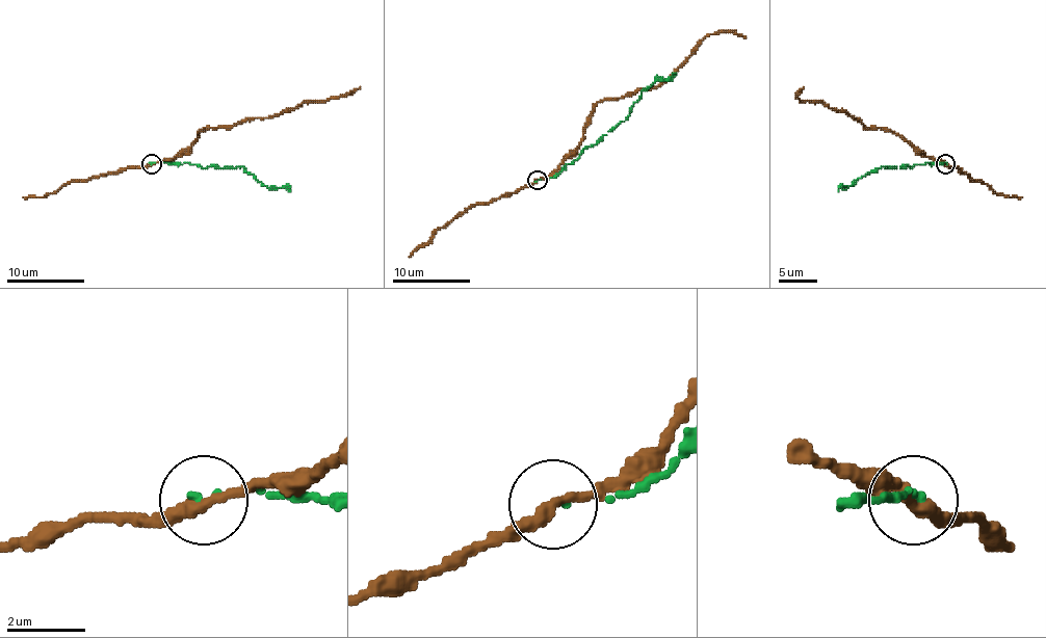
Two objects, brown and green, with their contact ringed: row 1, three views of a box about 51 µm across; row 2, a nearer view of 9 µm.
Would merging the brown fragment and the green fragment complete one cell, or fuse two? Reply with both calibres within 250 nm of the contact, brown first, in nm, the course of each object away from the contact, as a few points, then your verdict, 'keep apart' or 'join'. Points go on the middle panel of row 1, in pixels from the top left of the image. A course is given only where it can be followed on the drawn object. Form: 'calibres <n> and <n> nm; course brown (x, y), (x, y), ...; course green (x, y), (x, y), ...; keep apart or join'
calibres 280 and 150 nm; course brown (537, 179), (550, 176), (581, 142), (598, 102), (660, 86), (710, 34), (736, 32), (746, 37); course green (537, 181), (554, 178), (626, 120), (645, 88), (676, 73); keep apart

